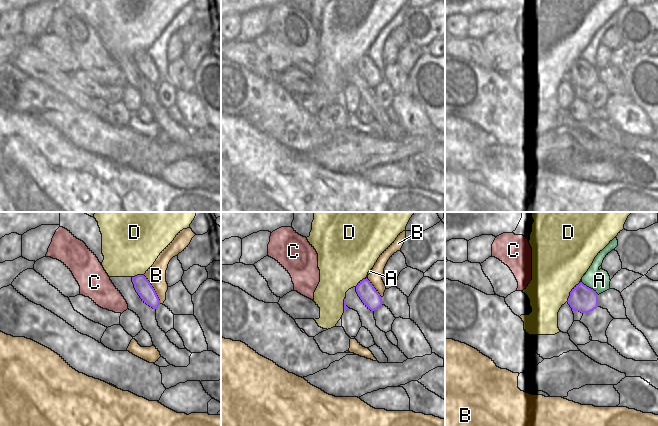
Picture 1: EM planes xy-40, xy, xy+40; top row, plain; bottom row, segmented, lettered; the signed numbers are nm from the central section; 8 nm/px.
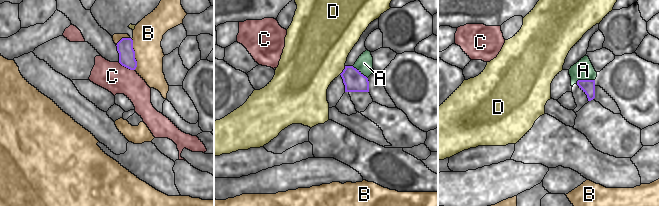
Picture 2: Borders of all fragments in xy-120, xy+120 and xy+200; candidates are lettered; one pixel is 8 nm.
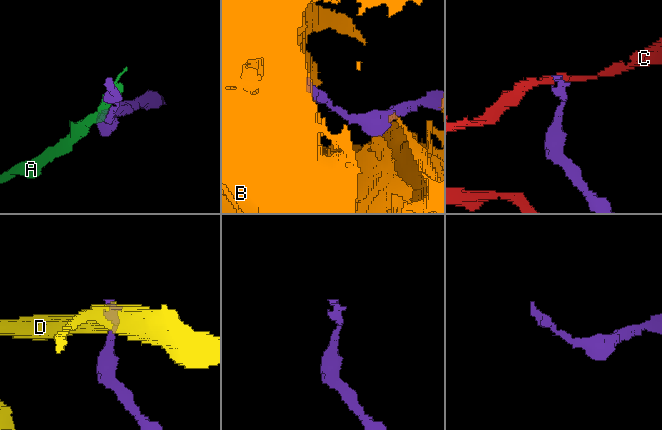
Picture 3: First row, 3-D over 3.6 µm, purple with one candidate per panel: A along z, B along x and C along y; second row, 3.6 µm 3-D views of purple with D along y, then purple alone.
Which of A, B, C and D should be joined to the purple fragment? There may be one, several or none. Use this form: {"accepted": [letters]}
{"accepted": []}

